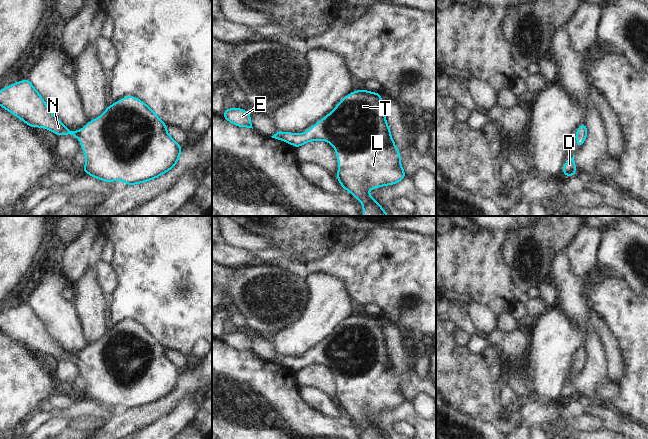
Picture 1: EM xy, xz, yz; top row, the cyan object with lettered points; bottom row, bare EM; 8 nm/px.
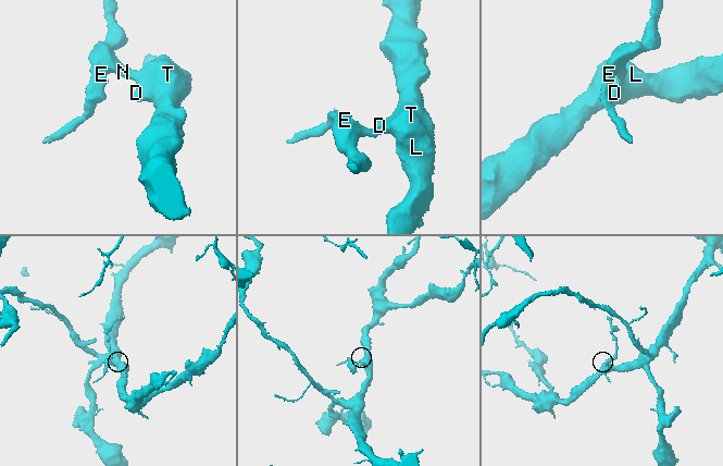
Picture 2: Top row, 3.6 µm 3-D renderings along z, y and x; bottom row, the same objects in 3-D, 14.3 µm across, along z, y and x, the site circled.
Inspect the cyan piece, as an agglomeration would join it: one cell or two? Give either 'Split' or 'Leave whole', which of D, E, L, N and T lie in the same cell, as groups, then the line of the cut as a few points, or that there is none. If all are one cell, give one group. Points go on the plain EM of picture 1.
Leave whole. Groups: D E L N T. No split

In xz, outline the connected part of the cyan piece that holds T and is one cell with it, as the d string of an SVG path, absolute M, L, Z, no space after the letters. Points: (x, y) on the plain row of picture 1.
M366 313L352 315L305 357L277 354L271 360L296 372L312 365L328 366L335 373L339 388L336 402L343 413L360 425L363 439L388 439L379 426L368 417L368 414L397 408L406 401L406 396L401 389L401 378L386 345L381 321L382 318Z

